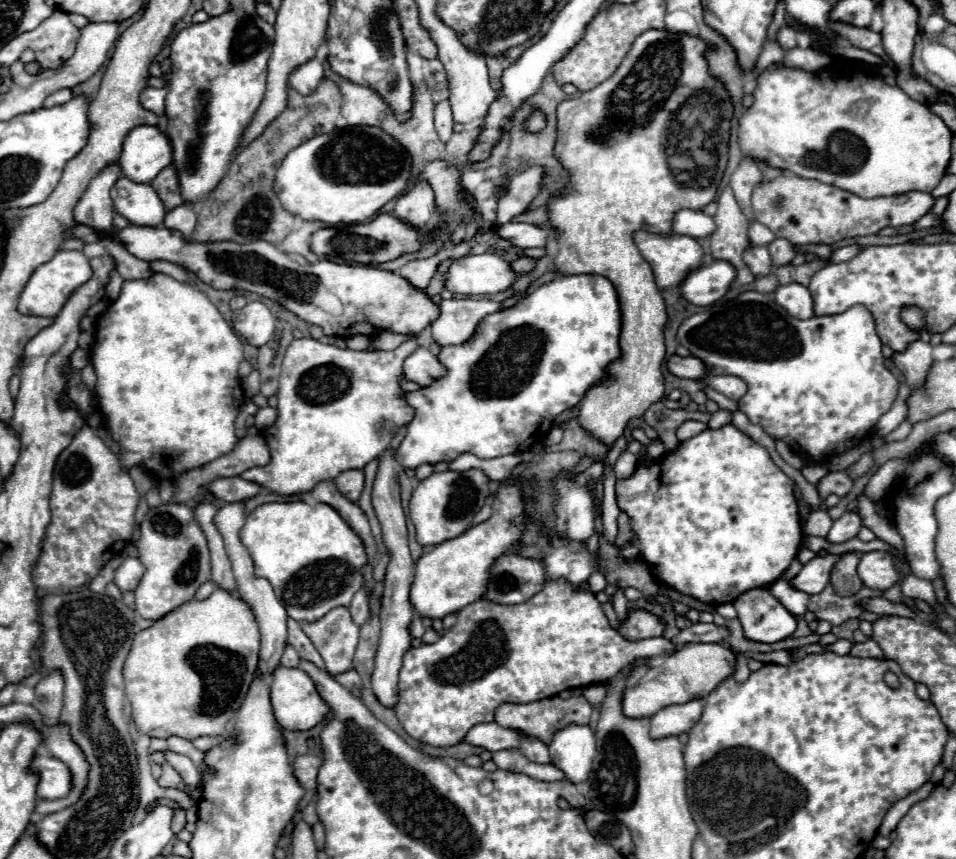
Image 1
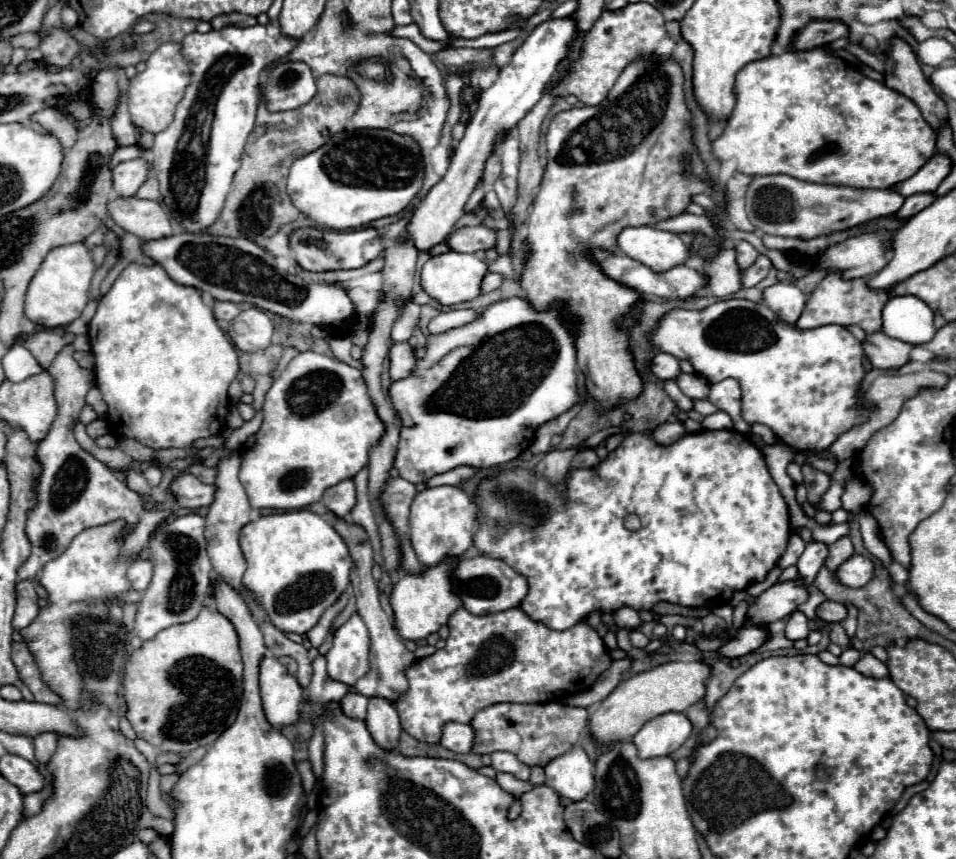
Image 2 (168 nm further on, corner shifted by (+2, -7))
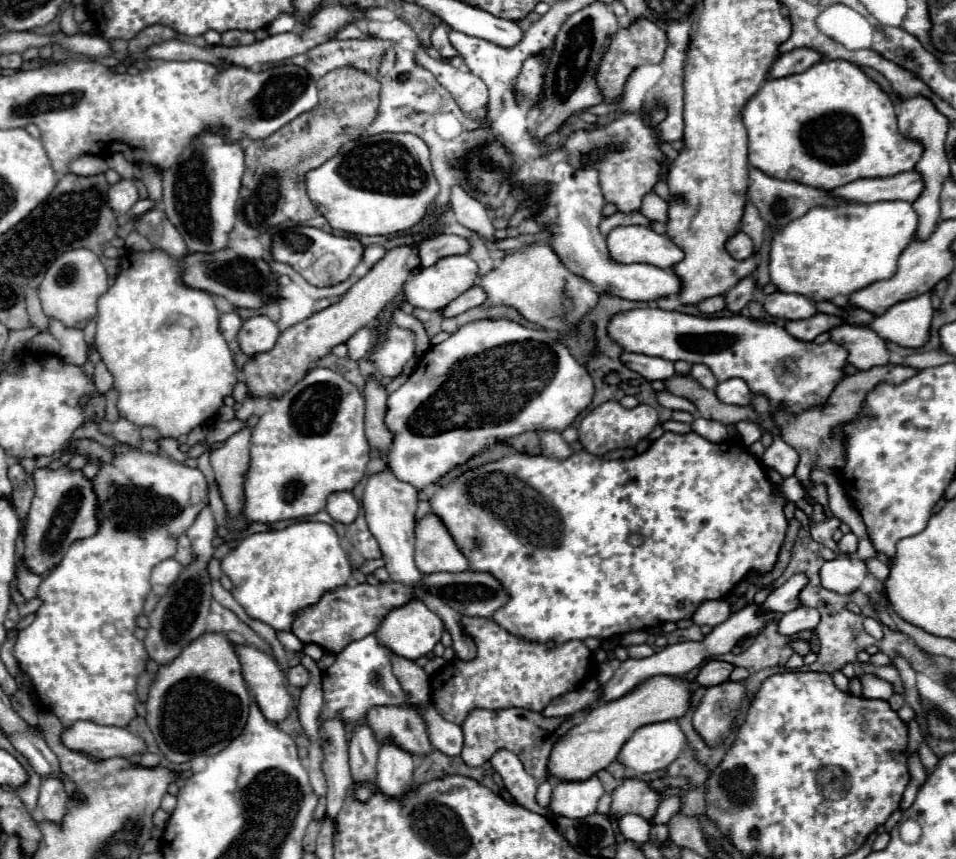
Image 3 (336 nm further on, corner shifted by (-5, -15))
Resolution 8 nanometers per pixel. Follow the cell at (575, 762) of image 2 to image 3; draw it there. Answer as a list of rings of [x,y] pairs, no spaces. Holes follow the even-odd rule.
[[[595,775],[585,781],[557,781],[549,807],[555,815],[581,819],[595,813],[603,793],[603,785]]]

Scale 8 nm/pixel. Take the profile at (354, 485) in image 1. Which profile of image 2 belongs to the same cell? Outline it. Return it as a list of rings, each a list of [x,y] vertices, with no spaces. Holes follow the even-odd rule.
[[[346,479],[340,481],[338,485],[330,487],[324,491],[322,495],[322,503],[338,517],[344,517],[352,511],[354,503],[356,503],[356,489],[354,489],[354,481]]]

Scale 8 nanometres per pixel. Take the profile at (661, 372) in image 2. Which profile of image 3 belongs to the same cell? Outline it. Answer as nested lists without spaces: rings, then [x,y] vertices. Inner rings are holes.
[[[623,353],[621,361],[643,375],[647,381],[665,381],[669,375],[675,375],[675,367],[671,361],[661,359],[661,357],[649,357],[649,355],[639,355],[639,353]]]

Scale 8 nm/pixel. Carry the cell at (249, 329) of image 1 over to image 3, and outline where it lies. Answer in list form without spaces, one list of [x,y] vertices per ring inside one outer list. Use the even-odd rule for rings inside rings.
[[[257,315],[251,317],[247,321],[243,321],[243,327],[239,331],[239,347],[245,355],[253,357],[257,353],[265,353],[271,351],[279,339],[281,331],[279,327],[265,315]]]

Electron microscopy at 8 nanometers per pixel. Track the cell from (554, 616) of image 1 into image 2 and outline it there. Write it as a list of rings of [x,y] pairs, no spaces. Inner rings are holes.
[[[460,607],[456,609],[456,613],[450,615],[448,623],[452,623],[452,629],[446,639],[446,649],[418,659],[406,671],[410,689],[396,703],[402,729],[418,741],[438,743],[444,723],[470,723],[478,709],[494,703],[548,703],[558,701],[564,695],[584,691],[586,687],[594,685],[594,681],[602,671],[606,671],[606,667],[610,667],[610,657],[606,647],[602,647],[600,635],[592,627],[588,627],[586,621],[580,621],[566,631],[552,631],[546,625],[532,621],[518,607],[502,611],[498,615],[482,617],[470,615],[470,611]]]

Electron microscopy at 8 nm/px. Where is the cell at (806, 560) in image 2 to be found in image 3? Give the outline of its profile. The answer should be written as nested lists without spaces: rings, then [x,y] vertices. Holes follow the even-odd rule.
[[[805,573],[793,575],[787,583],[783,583],[781,587],[777,587],[767,597],[767,601],[763,603],[763,607],[771,609],[771,611],[777,611],[777,613],[789,613],[789,611],[801,607],[799,593],[805,589],[805,583],[809,583],[809,579],[807,579]]]

